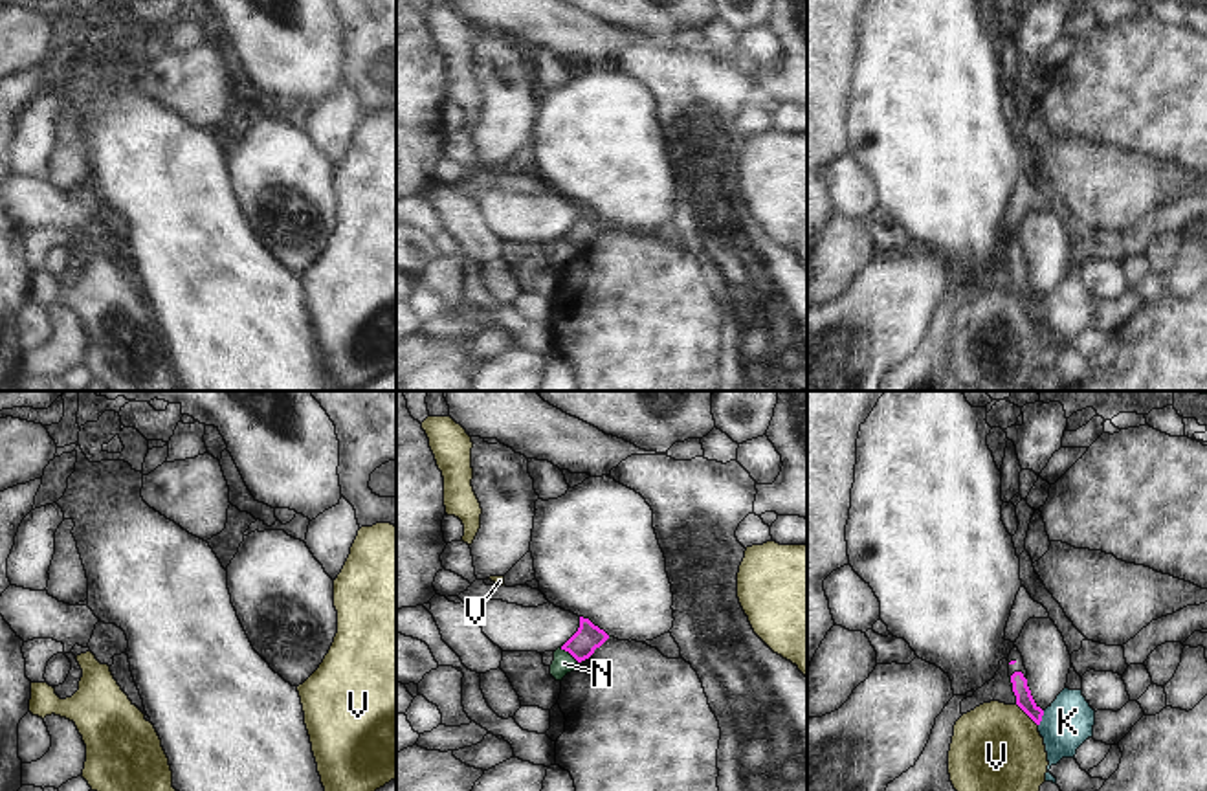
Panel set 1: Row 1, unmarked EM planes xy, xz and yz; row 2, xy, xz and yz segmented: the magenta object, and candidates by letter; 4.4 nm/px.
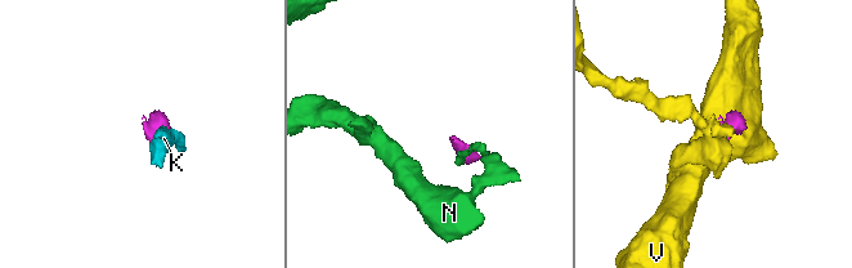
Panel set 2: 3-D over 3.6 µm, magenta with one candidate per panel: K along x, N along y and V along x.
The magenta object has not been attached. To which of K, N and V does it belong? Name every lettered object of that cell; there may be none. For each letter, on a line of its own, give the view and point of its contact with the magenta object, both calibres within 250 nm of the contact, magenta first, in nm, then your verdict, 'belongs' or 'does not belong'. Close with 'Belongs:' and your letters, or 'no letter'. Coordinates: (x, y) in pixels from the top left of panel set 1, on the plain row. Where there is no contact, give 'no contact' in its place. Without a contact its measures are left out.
K: meets magenta in yz at (1040, 307); 80 nm thick on the magenta side, 220 nm on the other; does not belong
N: meets magenta in xz at (569, 241); 120 nm thick on the magenta side, 100 nm on the other; does not belong
V: meets magenta in yz at (1026, 301); 80 nm thick on the magenta side, 420 nm on the other; does not belong
Belongs: no letter

